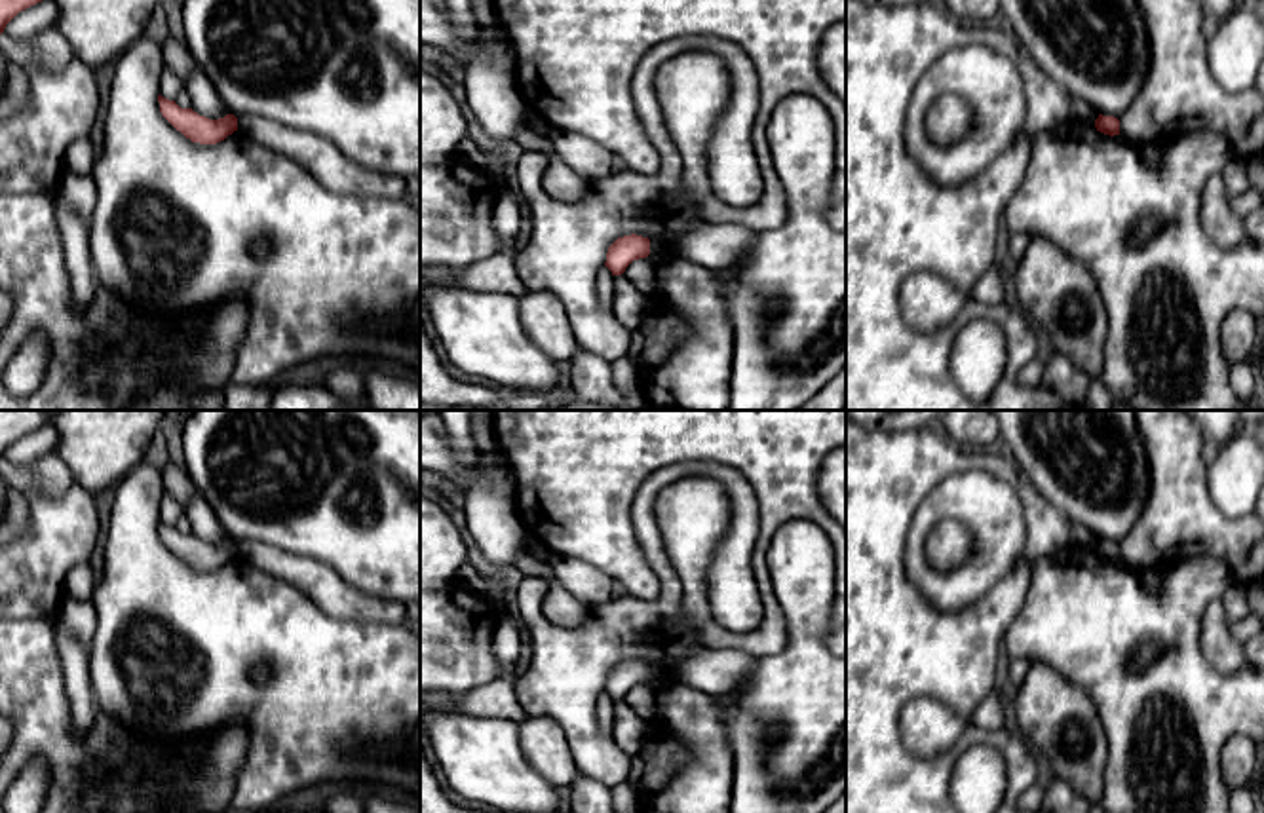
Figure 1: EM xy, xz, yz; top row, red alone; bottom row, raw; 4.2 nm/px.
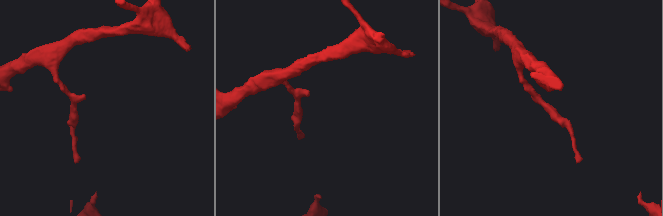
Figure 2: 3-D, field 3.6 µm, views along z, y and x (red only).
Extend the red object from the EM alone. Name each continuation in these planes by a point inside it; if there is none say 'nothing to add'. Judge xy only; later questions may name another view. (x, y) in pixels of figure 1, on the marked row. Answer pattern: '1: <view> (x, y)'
nothing to add

